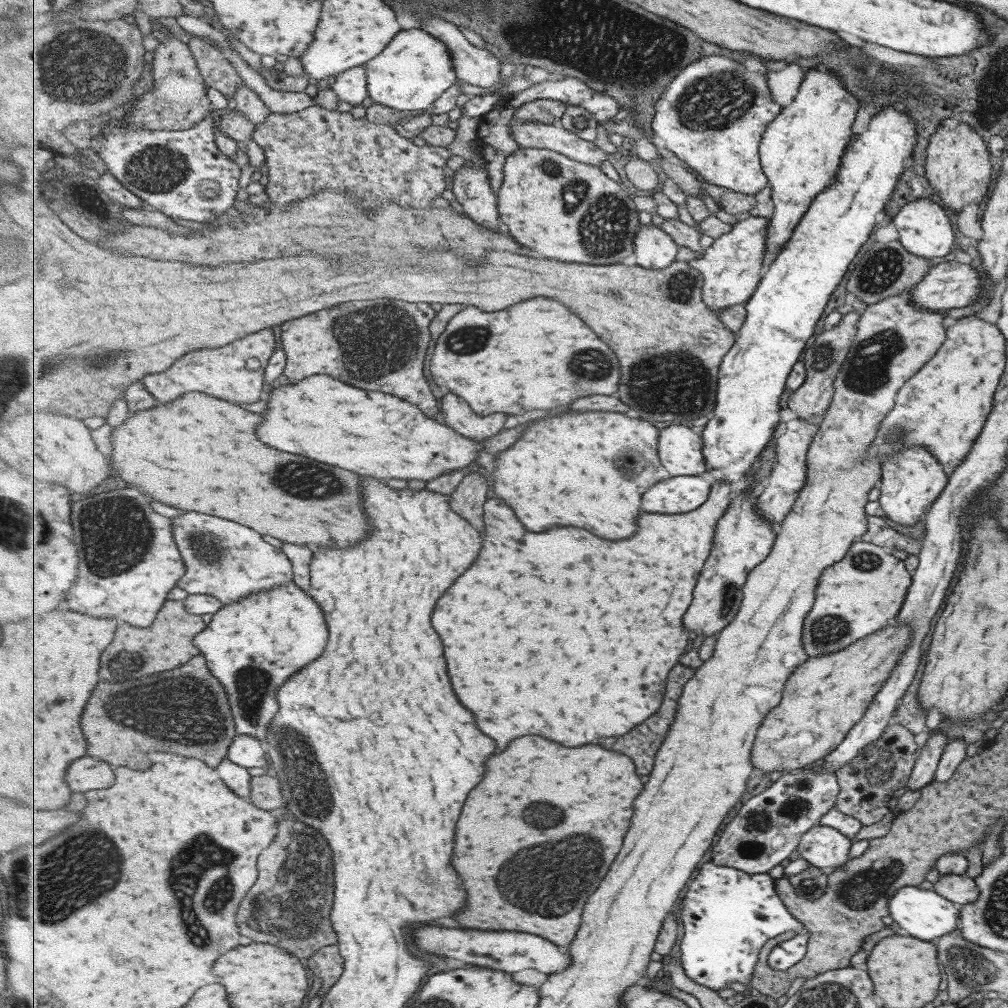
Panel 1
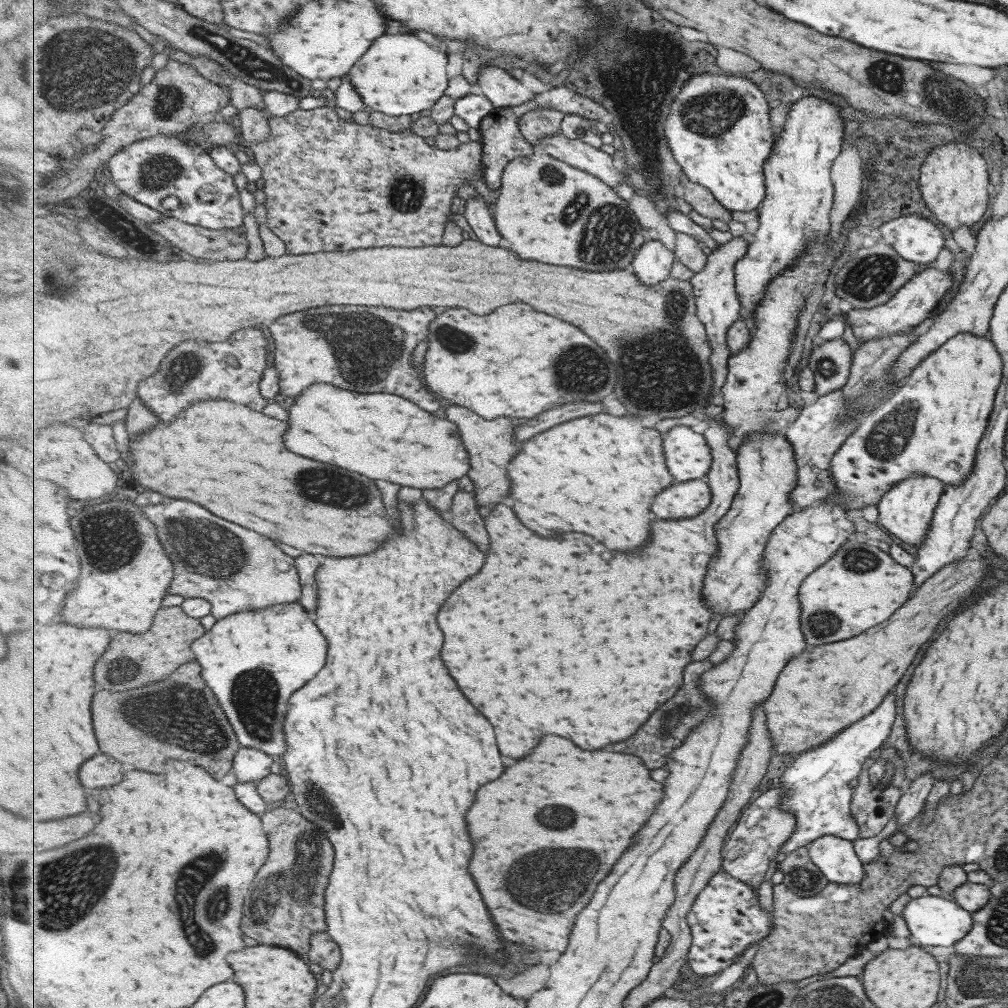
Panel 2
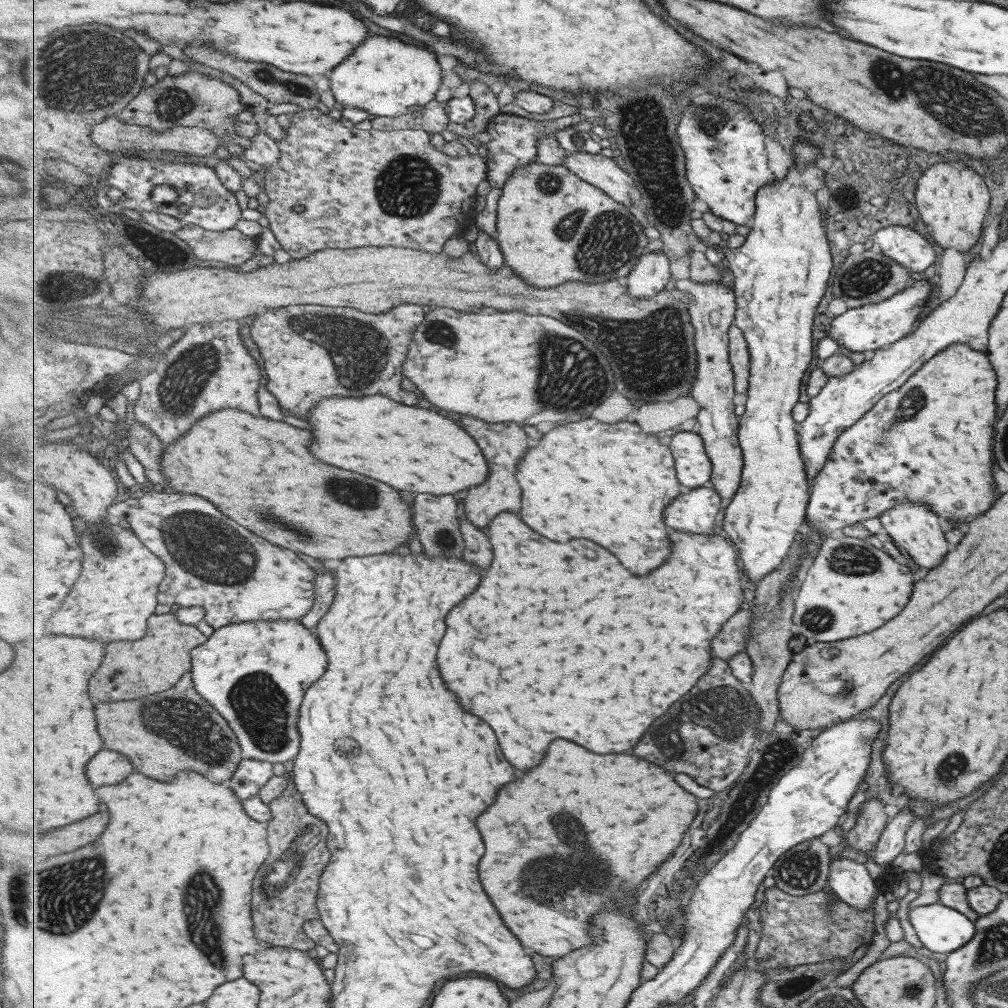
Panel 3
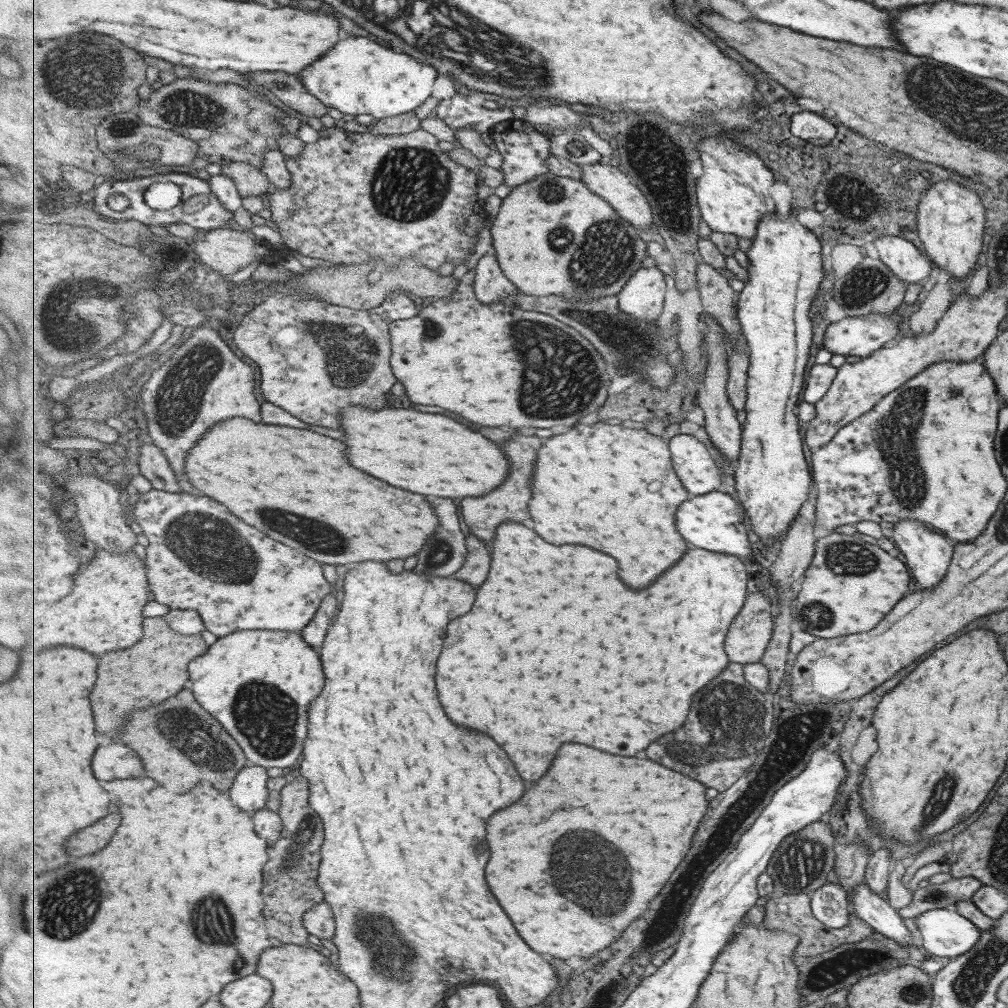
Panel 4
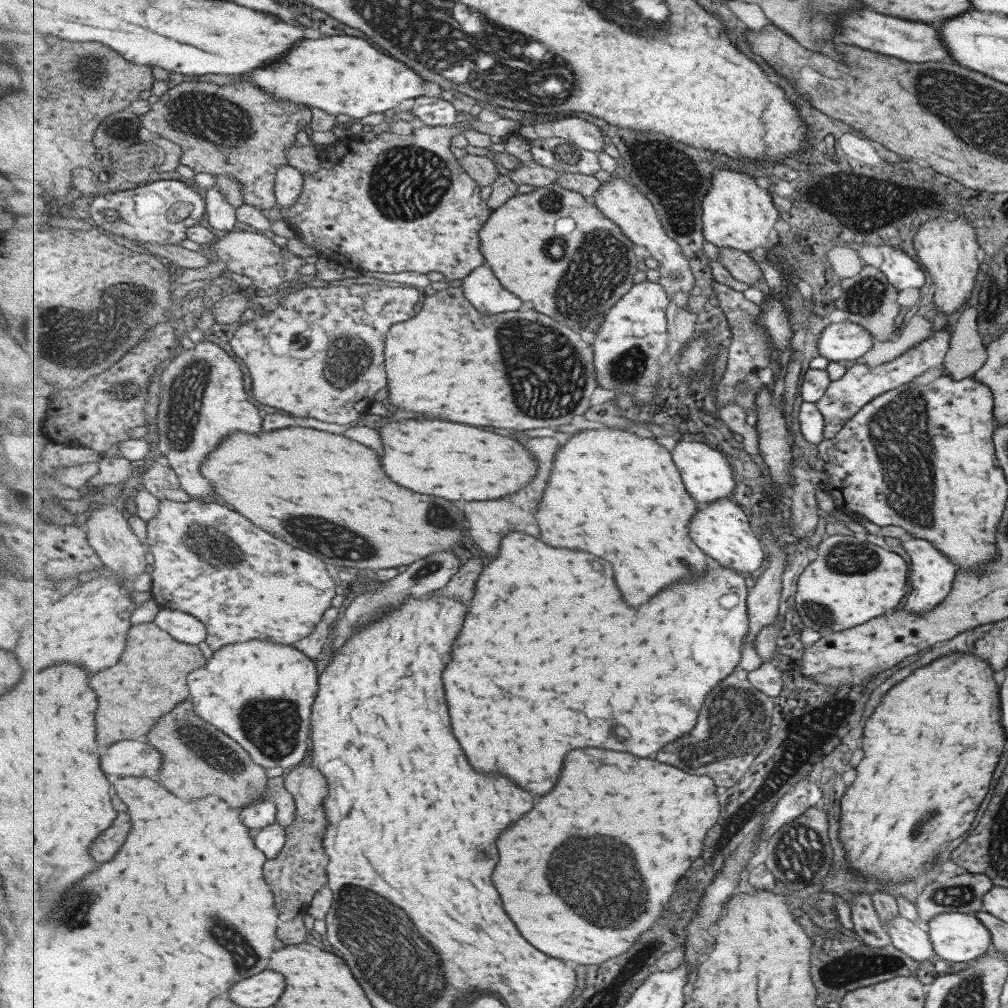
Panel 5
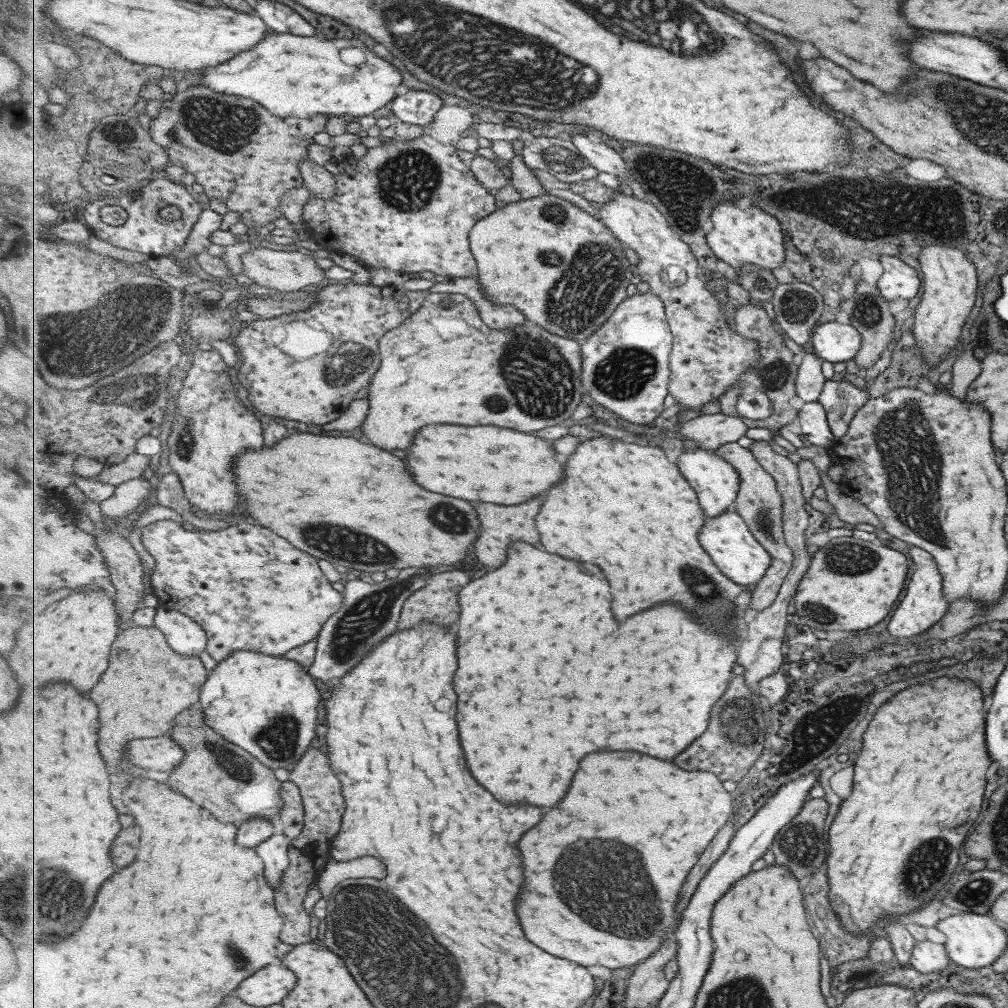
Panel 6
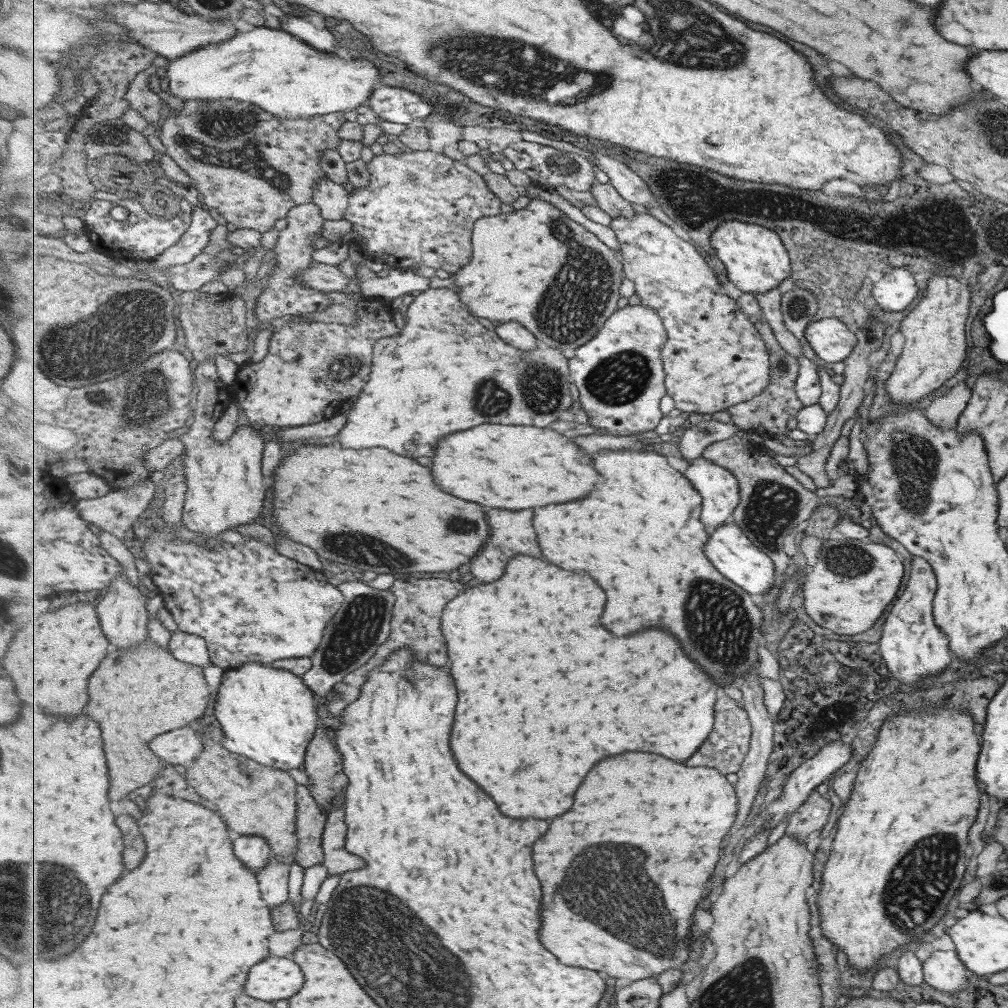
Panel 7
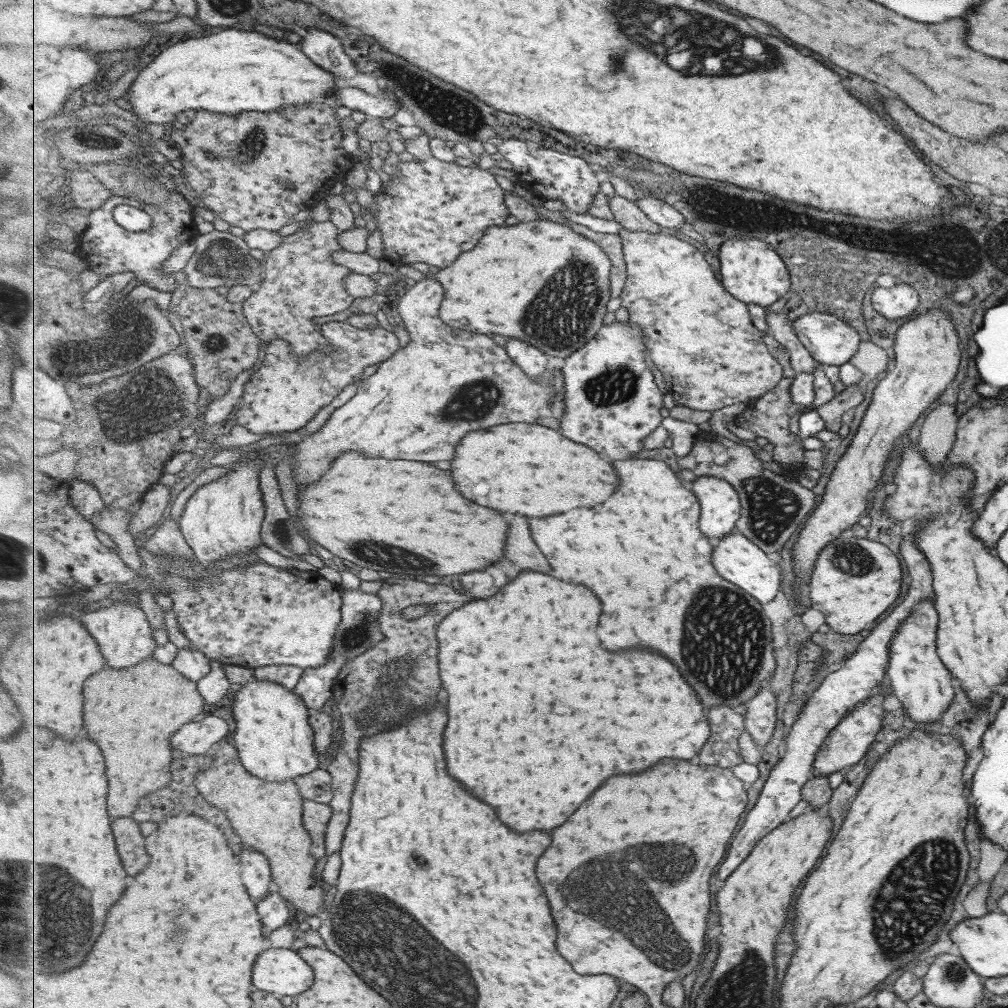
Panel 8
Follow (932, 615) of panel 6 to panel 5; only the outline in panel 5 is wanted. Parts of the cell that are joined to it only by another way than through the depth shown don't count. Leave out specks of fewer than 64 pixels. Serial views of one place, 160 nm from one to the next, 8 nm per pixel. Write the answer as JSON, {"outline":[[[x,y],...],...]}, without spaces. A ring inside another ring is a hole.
{"outline":[[[913,537],[902,538],[903,550],[909,556],[909,584],[911,592],[907,596],[904,611],[912,615],[923,615],[929,612],[933,607],[939,605],[939,602],[950,592],[954,571],[956,570],[953,563],[947,560],[931,543],[927,540],[916,539]]]}

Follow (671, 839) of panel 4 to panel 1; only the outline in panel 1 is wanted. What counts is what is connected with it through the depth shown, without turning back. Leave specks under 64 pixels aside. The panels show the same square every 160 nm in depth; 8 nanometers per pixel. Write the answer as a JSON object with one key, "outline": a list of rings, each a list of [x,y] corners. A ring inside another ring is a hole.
{"outline":[[[523,736],[509,750],[495,752],[483,784],[471,792],[459,819],[455,870],[467,890],[467,906],[457,916],[459,924],[483,930],[521,932],[523,928],[523,932],[537,934],[559,946],[571,944],[582,927],[586,902],[617,859],[635,814],[633,802],[643,788],[645,784],[629,756],[597,744],[567,748],[541,736]]]}

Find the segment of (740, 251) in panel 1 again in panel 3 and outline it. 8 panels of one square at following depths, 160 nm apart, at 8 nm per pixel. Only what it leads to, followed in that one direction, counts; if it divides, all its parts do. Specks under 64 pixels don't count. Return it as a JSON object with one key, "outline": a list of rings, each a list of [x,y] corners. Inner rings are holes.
{"outline":[[[690,278],[675,279],[674,288],[684,290],[689,295],[687,309],[691,316],[691,324],[695,328],[695,350],[698,352],[698,373],[695,376],[696,383],[691,393],[700,406],[697,420],[701,427],[698,433],[703,437],[706,450],[714,465],[711,486],[718,491],[723,500],[725,498],[733,499],[742,483],[744,469],[744,454],[738,437],[740,417],[735,414],[735,400],[733,400],[736,392],[736,374],[730,361],[730,329],[735,326],[738,300],[734,289],[731,290],[725,284],[718,282],[694,282]],[[503,512],[503,516],[497,516],[495,524],[488,527],[488,532],[491,534],[491,542],[495,544],[495,564],[483,576],[483,584],[479,586],[479,592],[475,592],[475,596],[467,596],[467,600],[463,600],[463,604],[455,608],[451,616],[447,616],[447,636],[443,638],[439,650],[439,668],[443,672],[443,678],[447,680],[447,686],[459,694],[463,708],[473,712],[475,716],[481,716],[495,728],[507,760],[511,760],[511,764],[515,764],[521,770],[531,770],[539,766],[543,756],[547,754],[547,748],[557,738],[573,740],[577,744],[583,744],[585,748],[591,748],[591,752],[597,754],[621,754],[633,748],[649,730],[649,726],[655,722],[655,718],[663,716],[671,708],[671,704],[675,704],[681,696],[685,696],[699,682],[699,678],[707,674],[707,670],[711,668],[711,660],[714,659],[711,658],[713,638],[722,631],[731,617],[738,614],[745,600],[741,567],[737,566],[740,560],[738,549],[724,533],[696,535],[671,530],[671,540],[675,540],[675,552],[671,552],[673,554],[671,560],[667,560],[663,568],[651,572],[651,576],[643,576],[637,580],[637,576],[631,574],[627,568],[623,568],[621,564],[617,564],[617,556],[607,552],[603,546],[591,540],[571,540],[567,544],[553,542],[537,534],[533,528],[529,528],[513,512]]]}

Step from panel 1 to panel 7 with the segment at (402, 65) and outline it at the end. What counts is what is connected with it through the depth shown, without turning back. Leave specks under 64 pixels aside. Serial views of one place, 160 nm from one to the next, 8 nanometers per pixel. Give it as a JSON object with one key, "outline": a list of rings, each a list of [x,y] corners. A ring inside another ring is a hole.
{"outline":[[[253,28],[251,31],[238,32],[233,40],[231,38],[220,44],[208,44],[193,54],[187,54],[179,60],[169,61],[161,74],[169,80],[169,93],[181,98],[183,101],[201,99],[209,100],[243,100],[260,106],[263,110],[280,117],[281,119],[297,119],[313,117],[315,115],[330,115],[335,112],[357,110],[363,104],[369,105],[370,98],[375,90],[375,84],[381,82],[379,68],[363,58],[347,62],[337,54],[325,54],[315,50],[313,46],[305,44],[297,36],[271,30],[271,28]]]}

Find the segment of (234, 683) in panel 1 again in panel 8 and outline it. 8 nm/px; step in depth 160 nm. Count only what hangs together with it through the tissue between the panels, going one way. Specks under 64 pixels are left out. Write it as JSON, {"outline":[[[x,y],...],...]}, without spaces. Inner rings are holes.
{"outline":[[[253,678],[234,696],[234,744],[243,766],[268,781],[283,782],[297,775],[309,774],[325,765],[314,747],[315,731],[309,724],[309,707],[293,690],[273,681]]]}

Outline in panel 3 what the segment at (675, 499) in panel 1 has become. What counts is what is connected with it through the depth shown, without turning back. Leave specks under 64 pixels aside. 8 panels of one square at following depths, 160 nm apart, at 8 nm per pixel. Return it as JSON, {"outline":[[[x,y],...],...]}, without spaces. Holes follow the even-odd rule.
{"outline":[[[713,486],[686,489],[678,498],[671,508],[667,508],[667,524],[671,528],[696,535],[723,533],[721,524],[725,507],[722,496]]]}

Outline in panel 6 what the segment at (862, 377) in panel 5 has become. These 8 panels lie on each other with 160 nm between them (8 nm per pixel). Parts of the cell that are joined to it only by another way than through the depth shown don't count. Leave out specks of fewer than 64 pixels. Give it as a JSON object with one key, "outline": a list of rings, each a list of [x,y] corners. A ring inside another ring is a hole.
{"outline":[[[826,380],[817,402],[824,408],[826,423],[835,439],[846,434],[848,422],[867,400],[868,392],[849,382]]]}

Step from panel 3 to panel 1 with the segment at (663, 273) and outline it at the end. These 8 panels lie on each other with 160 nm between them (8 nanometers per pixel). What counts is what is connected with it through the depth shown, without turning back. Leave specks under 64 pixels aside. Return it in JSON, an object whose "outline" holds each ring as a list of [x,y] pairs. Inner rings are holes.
{"outline":[[[650,223],[640,228],[634,242],[636,267],[661,270],[677,260],[679,245],[662,226]]]}

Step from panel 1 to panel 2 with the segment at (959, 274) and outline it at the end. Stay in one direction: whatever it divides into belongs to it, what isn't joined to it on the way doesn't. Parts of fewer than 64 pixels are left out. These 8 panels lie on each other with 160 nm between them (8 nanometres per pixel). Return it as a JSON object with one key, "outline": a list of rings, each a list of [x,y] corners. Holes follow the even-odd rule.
{"outline":[[[916,213],[899,216],[879,226],[879,234],[905,260],[929,264],[943,247],[941,229]],[[931,266],[913,275],[897,292],[888,298],[887,302],[873,308],[851,309],[845,313],[847,325],[851,327],[854,338],[861,341],[875,340],[881,336],[891,336],[897,332],[905,332],[909,328],[915,328],[923,320],[933,314],[937,304],[943,300],[943,296],[949,292],[953,280],[946,271],[939,271]]]}

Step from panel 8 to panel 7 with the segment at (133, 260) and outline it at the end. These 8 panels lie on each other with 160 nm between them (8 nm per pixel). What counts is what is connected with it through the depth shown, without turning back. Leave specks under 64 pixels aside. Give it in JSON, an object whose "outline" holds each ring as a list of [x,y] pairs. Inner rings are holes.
{"outline":[[[180,198],[179,211],[173,216],[151,212],[151,208],[143,208],[141,202],[135,199],[120,199],[116,201],[93,200],[86,213],[81,214],[85,230],[90,239],[95,243],[95,249],[113,253],[124,260],[147,260],[152,261],[161,256],[167,248],[177,244],[192,223],[193,207],[189,200]],[[124,206],[130,211],[127,220],[115,221],[111,218],[111,208]]]}

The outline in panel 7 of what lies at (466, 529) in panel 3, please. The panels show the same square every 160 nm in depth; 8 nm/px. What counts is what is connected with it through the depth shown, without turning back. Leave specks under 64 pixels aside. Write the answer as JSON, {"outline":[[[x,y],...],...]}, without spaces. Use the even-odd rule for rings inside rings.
{"outline":[[[397,578],[391,592],[396,596],[396,603],[393,606],[392,633],[390,637],[378,648],[377,654],[367,662],[365,666],[358,668],[355,672],[348,674],[343,681],[335,685],[334,693],[341,694],[339,700],[330,703],[329,708],[339,720],[346,715],[348,704],[359,700],[362,694],[362,686],[370,678],[370,672],[386,663],[395,651],[403,647],[409,647],[416,652],[416,657],[424,663],[433,666],[451,666],[451,660],[447,656],[447,644],[443,636],[443,615],[446,606],[461,592],[465,592],[465,584],[443,580],[443,578]]]}

